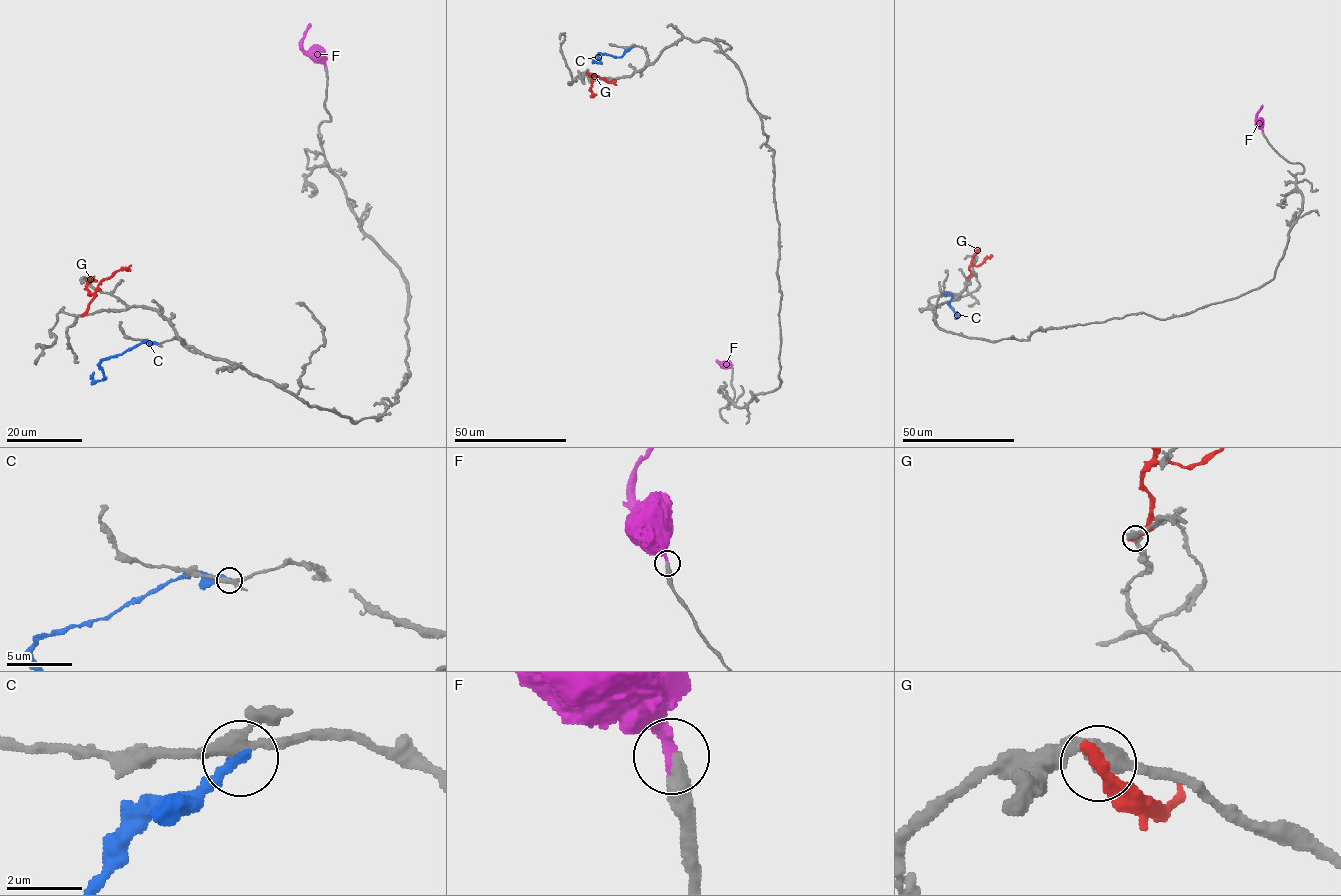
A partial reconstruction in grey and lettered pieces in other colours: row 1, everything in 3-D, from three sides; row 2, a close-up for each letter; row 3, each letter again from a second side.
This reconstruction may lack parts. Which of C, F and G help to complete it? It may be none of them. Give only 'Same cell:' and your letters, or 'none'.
Same cell: F

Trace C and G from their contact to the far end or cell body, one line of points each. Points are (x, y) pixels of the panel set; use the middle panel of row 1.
C: (631, 47), (620, 57), (599, 53), (600, 61), (594, 61)
G: (588, 73), (616, 85)

